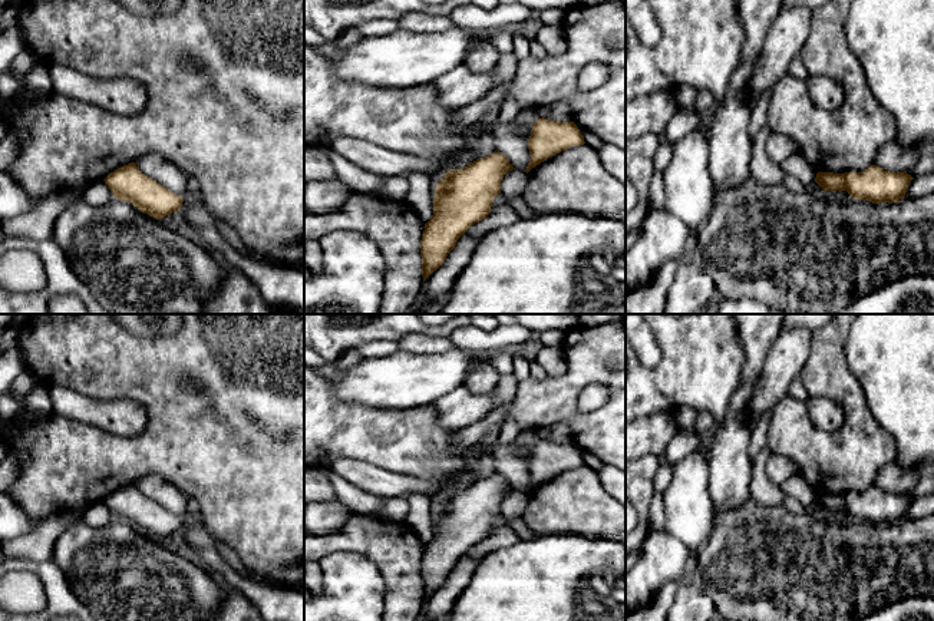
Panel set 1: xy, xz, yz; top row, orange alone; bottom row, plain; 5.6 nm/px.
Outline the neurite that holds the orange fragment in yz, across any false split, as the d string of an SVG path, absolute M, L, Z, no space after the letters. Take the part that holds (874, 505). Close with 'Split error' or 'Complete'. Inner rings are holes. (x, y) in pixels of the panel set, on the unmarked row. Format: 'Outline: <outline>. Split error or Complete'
Outline: M871 486L861 493L818 493L815 503L824 512L846 512L852 521L865 521L872 525L892 525L905 518L912 501L907 492L890 493Z. Complete

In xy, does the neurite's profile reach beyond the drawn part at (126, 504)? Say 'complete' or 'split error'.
complete

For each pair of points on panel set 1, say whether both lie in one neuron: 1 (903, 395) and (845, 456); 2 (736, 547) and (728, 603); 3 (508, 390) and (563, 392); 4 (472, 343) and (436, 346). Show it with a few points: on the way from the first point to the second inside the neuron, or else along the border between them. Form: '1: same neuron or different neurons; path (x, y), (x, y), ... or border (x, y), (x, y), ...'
1: different neurons; border (861, 390), (874, 419), (894, 439), (895, 449)
2: same neuron; path (736, 561), (736, 588)
3: different neurons; border (518, 382), (517, 392), (508, 402)
4: different neurons; border (448, 337), (455, 346)

